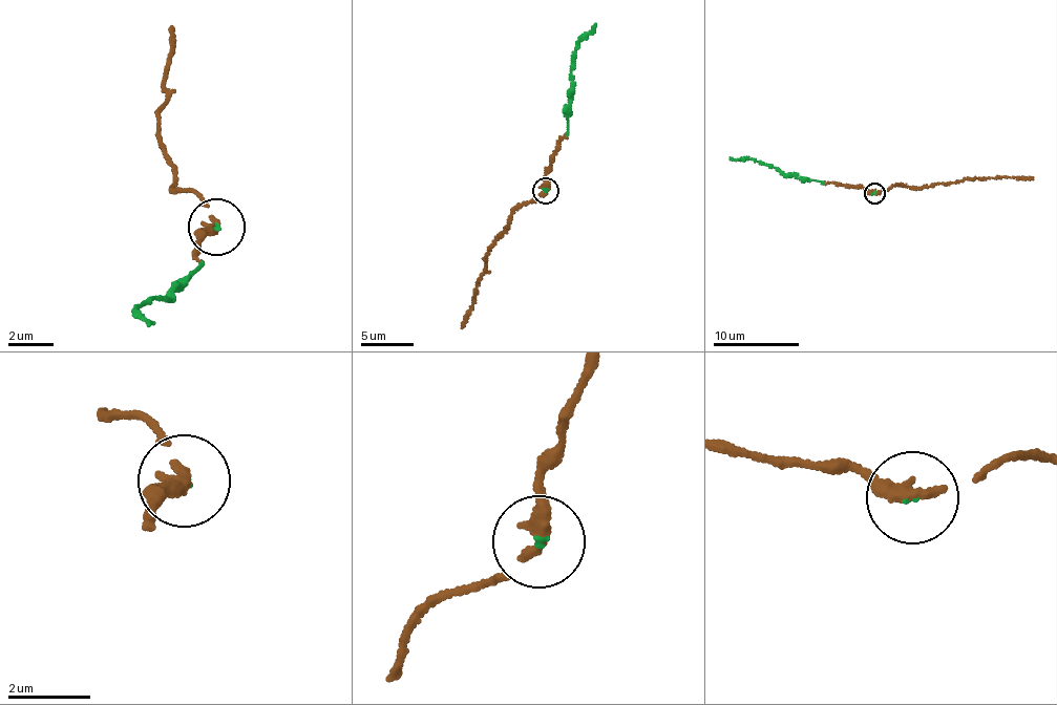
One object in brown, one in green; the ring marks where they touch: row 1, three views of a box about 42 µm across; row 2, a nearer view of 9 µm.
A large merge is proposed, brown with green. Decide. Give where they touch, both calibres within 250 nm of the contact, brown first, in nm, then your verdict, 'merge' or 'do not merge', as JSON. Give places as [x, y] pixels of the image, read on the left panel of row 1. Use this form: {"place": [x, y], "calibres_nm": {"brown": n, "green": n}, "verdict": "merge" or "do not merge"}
{"place": [216, 227], "calibres_nm": {"brown": 280, "green": 70}, "verdict": "merge"}

